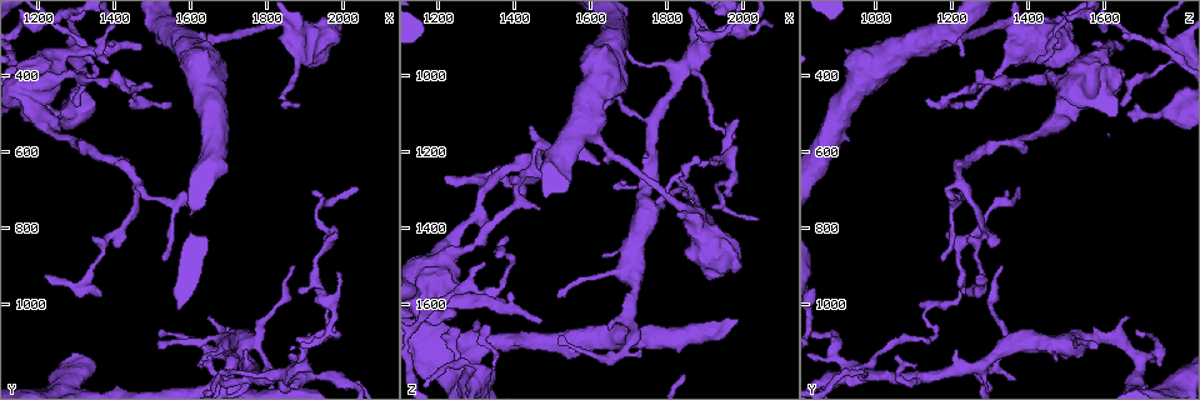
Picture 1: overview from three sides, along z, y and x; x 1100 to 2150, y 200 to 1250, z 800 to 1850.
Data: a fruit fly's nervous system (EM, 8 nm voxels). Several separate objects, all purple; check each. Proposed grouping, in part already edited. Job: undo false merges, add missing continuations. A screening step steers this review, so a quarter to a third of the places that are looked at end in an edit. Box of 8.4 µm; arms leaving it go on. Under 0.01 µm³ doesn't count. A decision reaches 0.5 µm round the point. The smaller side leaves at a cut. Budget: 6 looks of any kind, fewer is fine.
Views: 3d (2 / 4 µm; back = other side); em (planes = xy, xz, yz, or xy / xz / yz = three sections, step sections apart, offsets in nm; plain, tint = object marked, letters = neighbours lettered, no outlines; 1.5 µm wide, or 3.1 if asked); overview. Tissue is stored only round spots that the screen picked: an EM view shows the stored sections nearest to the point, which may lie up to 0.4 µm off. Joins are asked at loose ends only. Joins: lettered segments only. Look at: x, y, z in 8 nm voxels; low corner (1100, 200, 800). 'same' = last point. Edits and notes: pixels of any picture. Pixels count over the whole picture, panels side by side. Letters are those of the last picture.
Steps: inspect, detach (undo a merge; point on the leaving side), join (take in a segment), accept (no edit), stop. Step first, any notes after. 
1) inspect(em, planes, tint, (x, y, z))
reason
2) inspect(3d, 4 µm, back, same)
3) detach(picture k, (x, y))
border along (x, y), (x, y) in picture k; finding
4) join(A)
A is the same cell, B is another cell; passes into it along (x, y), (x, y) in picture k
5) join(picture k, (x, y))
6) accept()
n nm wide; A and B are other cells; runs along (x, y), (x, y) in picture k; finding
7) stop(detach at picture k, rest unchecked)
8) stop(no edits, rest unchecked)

inspect(3d, 4 µm, (1260, 500, 1665))
thin end

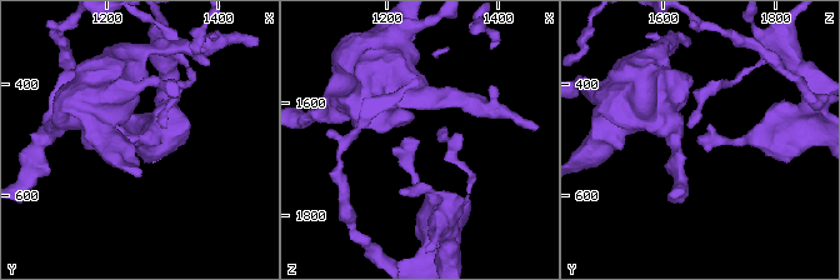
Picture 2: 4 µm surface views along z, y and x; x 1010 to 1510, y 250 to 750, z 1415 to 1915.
inspect(em, planes, tint, (1260, 500, 1670))
now the EM

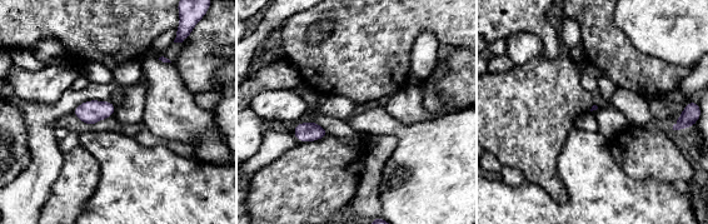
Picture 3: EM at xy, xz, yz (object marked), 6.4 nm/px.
inspect(em, planes, letters, same)
what lies round it

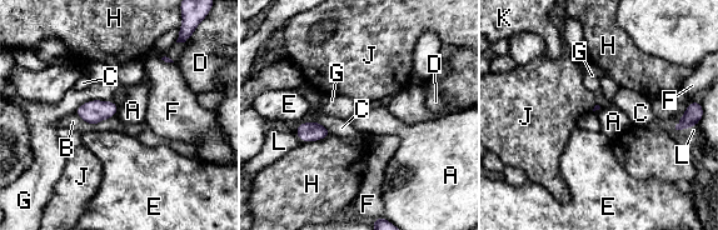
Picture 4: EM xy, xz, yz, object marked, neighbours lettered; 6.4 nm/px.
accept()
A, B, C, D, E, F, G, H, J, K and L are other cells; border along (119, 106), (114, 115) in picture 4; none of them fits

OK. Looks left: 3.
inspect(3d, 2 µm, (1470, 330, 1650))
free end

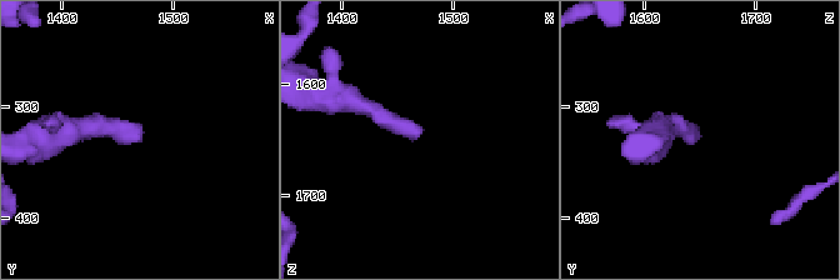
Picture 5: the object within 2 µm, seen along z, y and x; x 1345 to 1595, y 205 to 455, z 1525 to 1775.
inspect(em, planes, letters, (1472, 328, 1644))
need the tissue

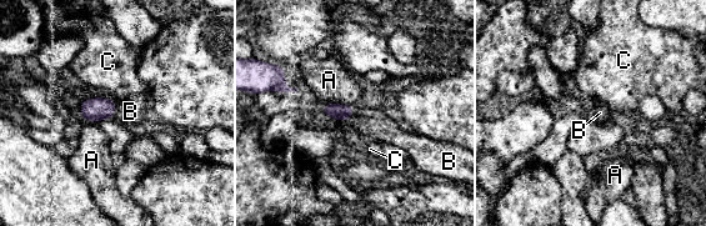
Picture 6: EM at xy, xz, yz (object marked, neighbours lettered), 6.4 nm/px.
join(B)
110 nm wide; B is the same cell, A and C are other cells; passes into it along (96, 109), (115, 109), (130, 111) in picture 6; the neuron continues

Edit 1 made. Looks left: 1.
inspect(em, planes, letters, (1630, 705, 1225))
thin end

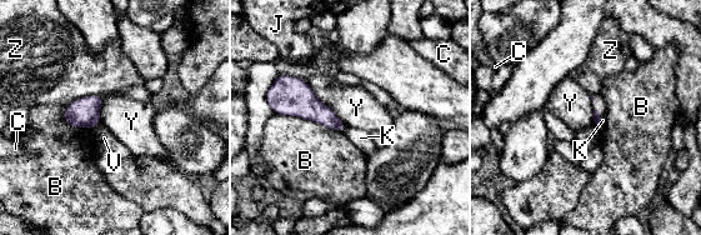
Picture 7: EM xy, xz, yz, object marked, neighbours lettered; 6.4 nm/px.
accept()
B, C, J, K, V, Y and Z are other cells; border along (305, 80), (314, 94), (348, 125) in picture 7; none of them fits

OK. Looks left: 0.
stop(join at picture 6, rest unchecked)

